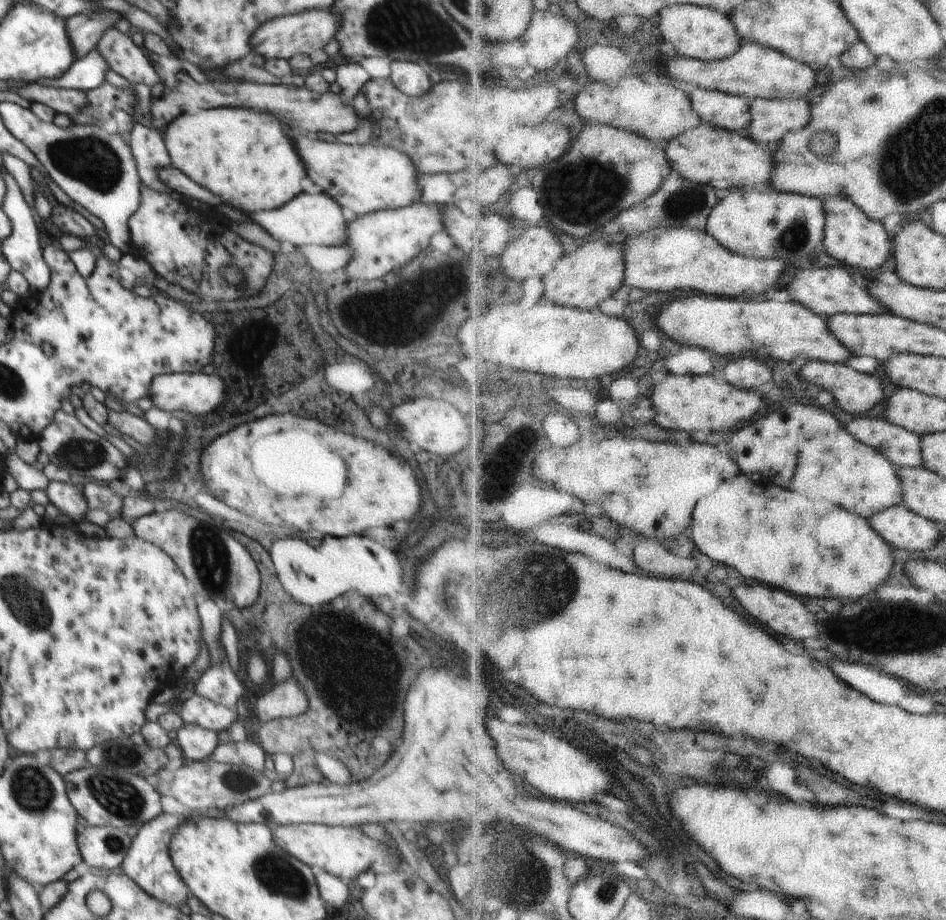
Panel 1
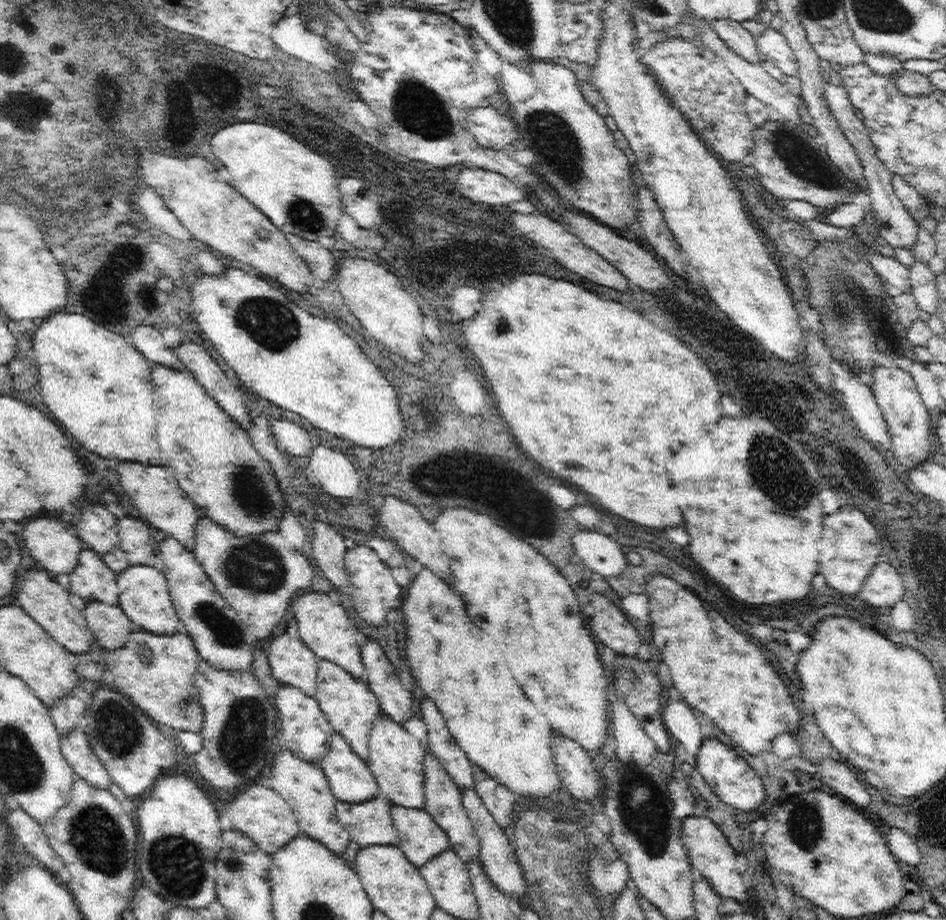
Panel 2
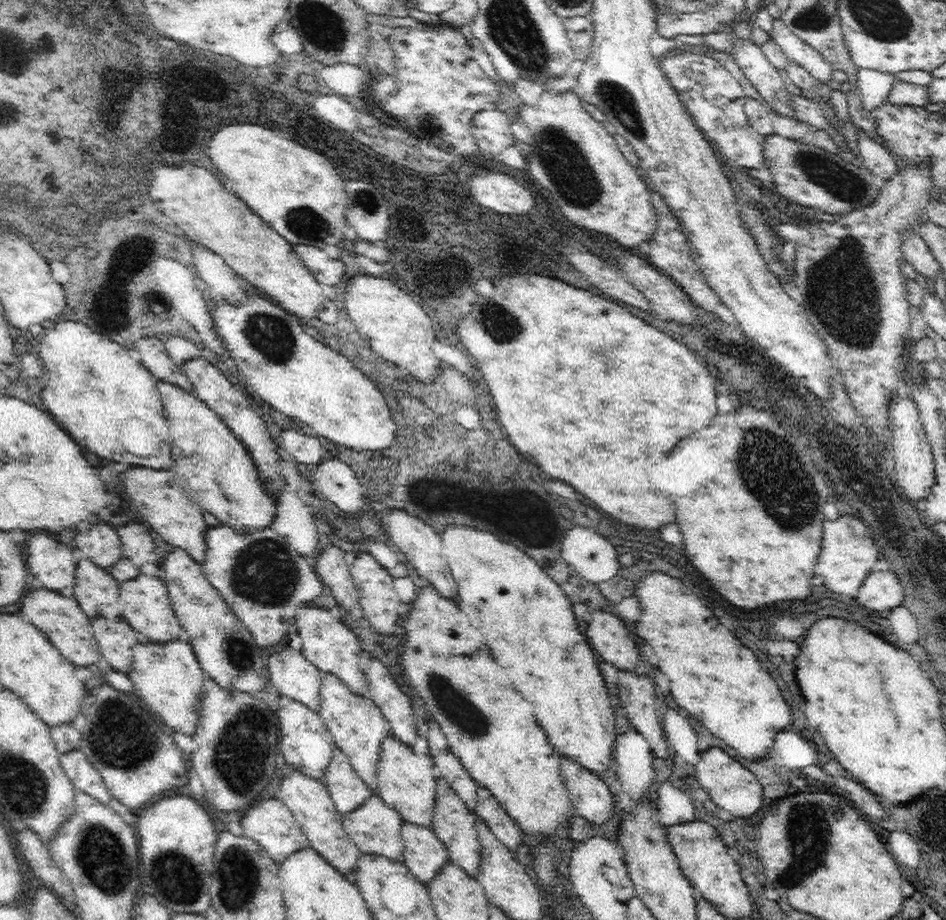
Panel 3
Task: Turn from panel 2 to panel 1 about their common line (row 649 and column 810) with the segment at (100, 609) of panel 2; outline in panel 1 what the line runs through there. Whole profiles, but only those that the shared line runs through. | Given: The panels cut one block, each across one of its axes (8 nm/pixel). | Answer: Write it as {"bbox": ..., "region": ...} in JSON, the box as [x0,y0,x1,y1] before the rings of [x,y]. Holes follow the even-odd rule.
{"bbox":[743,99,812,144],"region":[[[756,99],[753,104],[754,122],[743,133],[756,142],[778,144],[790,133],[804,130],[812,120],[810,100]]]}

